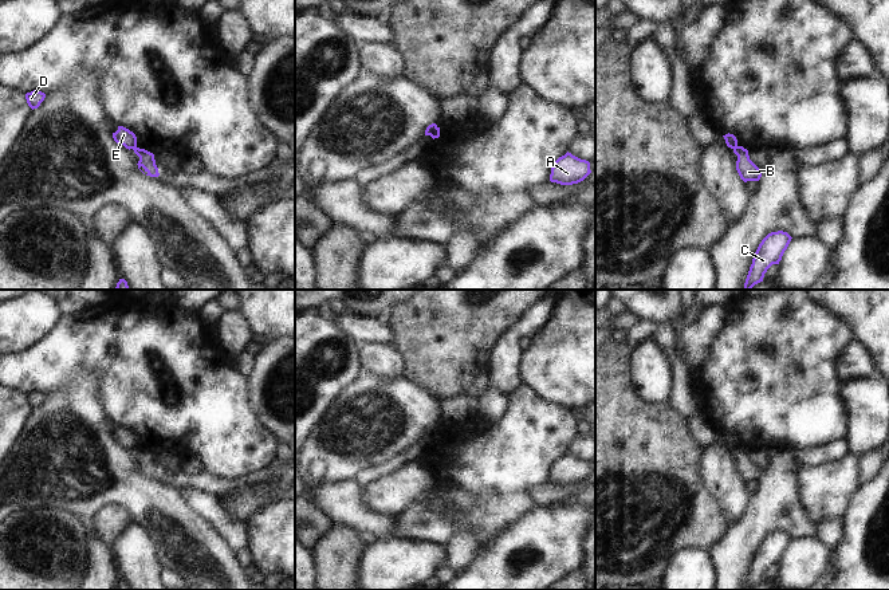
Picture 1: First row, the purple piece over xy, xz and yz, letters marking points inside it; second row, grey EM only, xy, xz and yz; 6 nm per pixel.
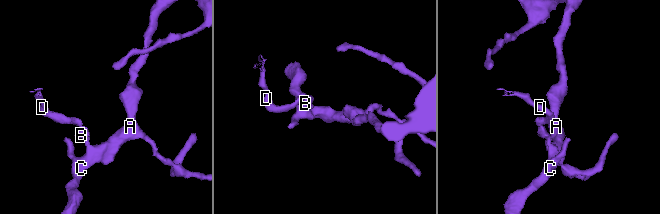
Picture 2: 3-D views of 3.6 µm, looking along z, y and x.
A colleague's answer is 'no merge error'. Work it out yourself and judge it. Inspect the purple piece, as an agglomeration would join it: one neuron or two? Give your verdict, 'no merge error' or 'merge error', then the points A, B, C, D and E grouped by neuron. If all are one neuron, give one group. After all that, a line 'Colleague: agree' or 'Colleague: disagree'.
merge error; groups A B C / D E
Colleague: disagree

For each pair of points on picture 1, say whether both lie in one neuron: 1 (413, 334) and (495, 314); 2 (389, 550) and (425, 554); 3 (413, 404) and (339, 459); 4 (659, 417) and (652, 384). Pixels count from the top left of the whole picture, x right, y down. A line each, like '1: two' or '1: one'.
1: one
2: one
3: one
4: two

